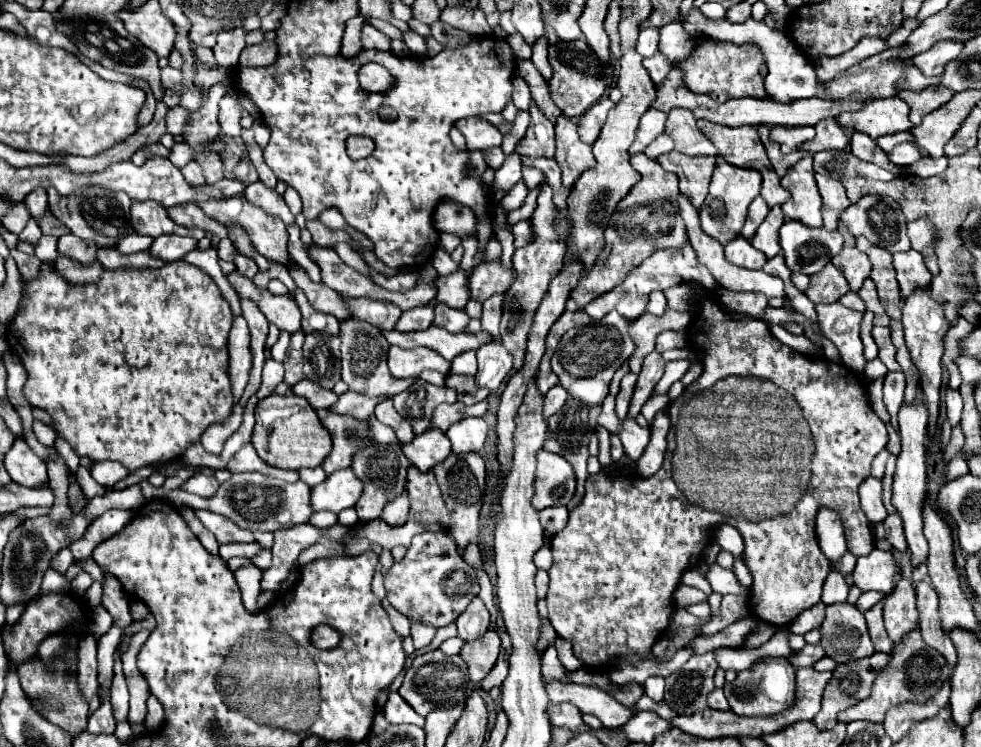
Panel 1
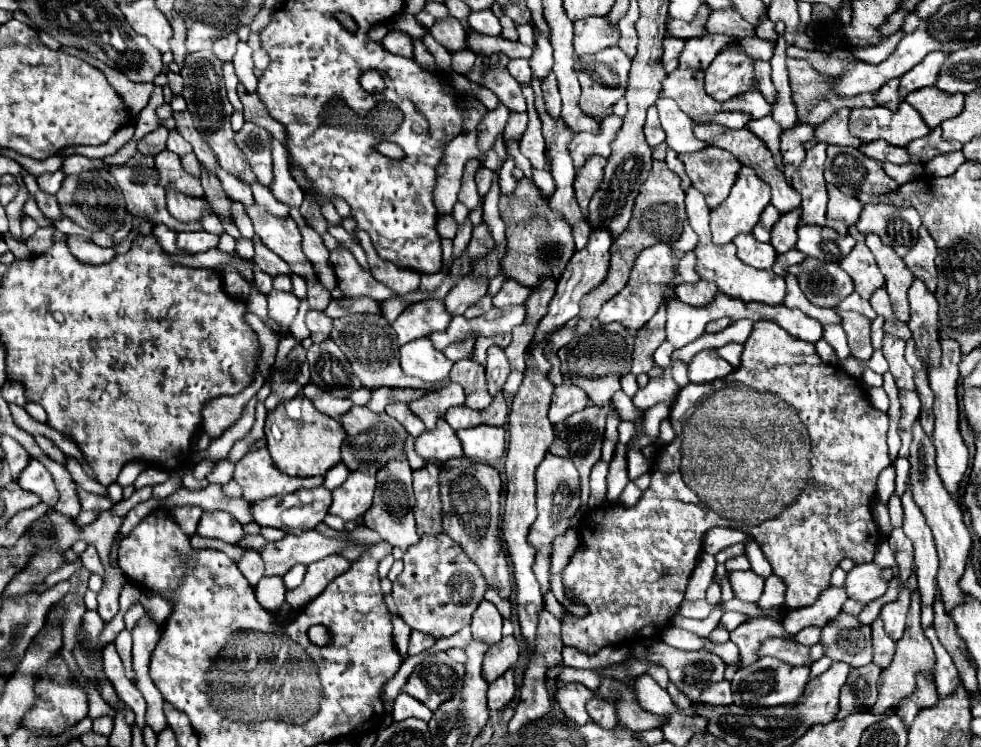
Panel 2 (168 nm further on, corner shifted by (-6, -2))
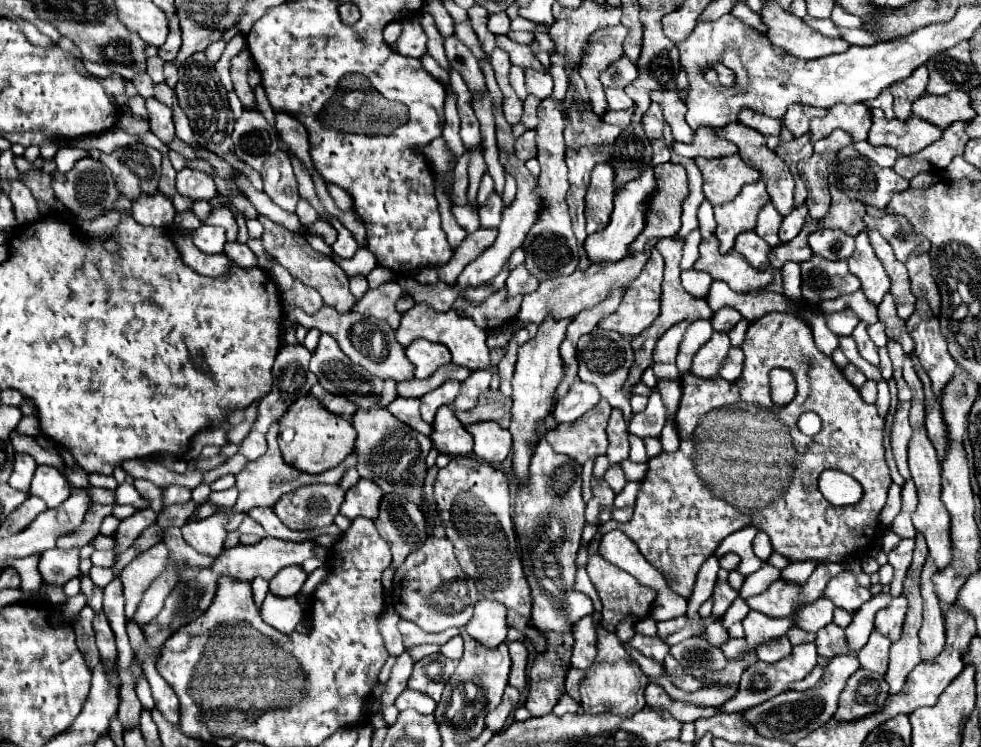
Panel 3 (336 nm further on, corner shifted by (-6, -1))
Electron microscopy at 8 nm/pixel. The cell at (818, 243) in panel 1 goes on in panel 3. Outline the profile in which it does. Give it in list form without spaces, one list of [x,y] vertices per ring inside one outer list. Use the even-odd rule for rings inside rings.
[[[820,229],[808,237],[810,247],[816,255],[828,259],[848,259],[854,251],[854,239],[838,229]]]

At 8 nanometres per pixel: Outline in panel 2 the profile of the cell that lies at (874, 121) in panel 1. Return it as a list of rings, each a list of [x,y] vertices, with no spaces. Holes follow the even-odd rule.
[[[902,102],[896,112],[884,106],[852,110],[848,128],[850,134],[862,142],[886,140],[894,146],[908,146],[908,142],[930,132],[920,114],[906,102]]]

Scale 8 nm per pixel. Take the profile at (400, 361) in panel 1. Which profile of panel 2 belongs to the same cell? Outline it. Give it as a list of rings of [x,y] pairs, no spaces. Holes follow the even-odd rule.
[[[418,338],[400,346],[400,364],[408,376],[416,376],[426,382],[446,380],[452,370],[452,362],[438,352],[428,338]]]

